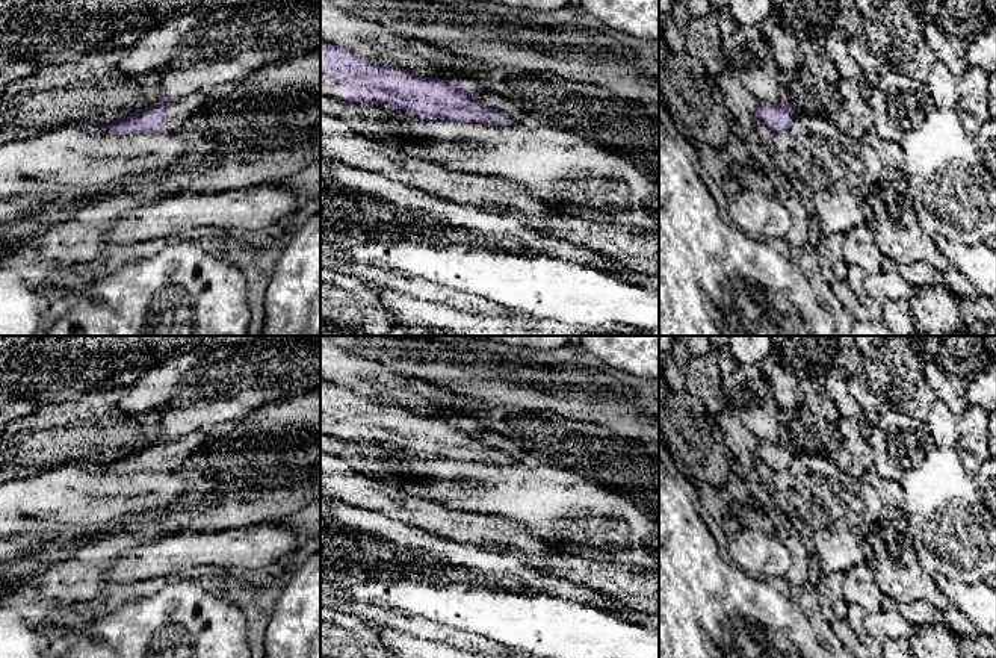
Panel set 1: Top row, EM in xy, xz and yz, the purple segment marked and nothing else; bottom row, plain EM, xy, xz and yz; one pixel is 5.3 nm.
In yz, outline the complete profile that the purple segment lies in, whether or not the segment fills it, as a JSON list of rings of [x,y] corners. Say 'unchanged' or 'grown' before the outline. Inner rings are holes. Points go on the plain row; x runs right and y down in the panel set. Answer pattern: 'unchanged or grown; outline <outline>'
unchanged; outline [[[786,440],[778,443],[760,442],[756,449],[756,460],[766,463],[774,472],[783,472],[789,467],[795,452]]]

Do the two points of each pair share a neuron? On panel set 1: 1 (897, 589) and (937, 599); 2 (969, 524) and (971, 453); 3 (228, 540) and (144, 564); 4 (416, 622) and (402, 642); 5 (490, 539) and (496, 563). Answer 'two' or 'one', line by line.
1: one
2: two
3: one
4: two
5: two

